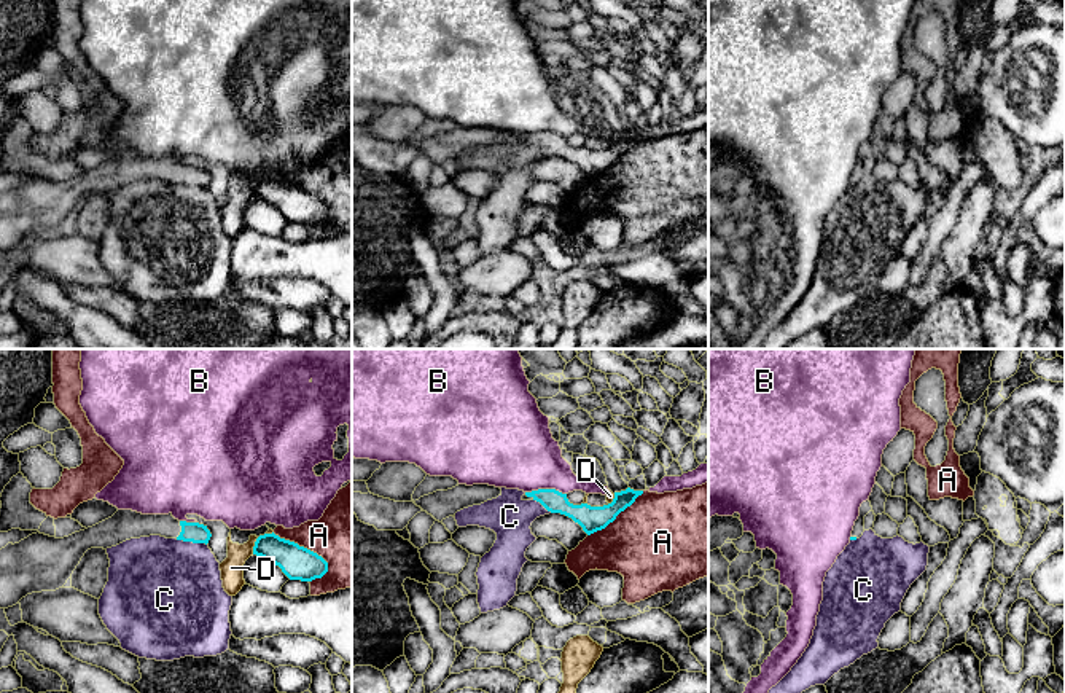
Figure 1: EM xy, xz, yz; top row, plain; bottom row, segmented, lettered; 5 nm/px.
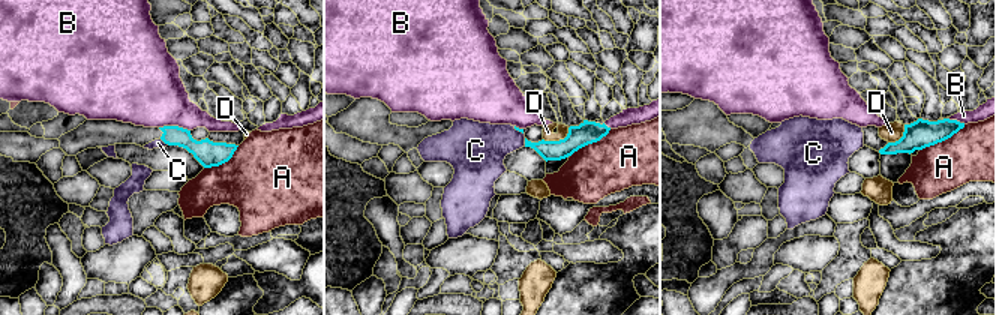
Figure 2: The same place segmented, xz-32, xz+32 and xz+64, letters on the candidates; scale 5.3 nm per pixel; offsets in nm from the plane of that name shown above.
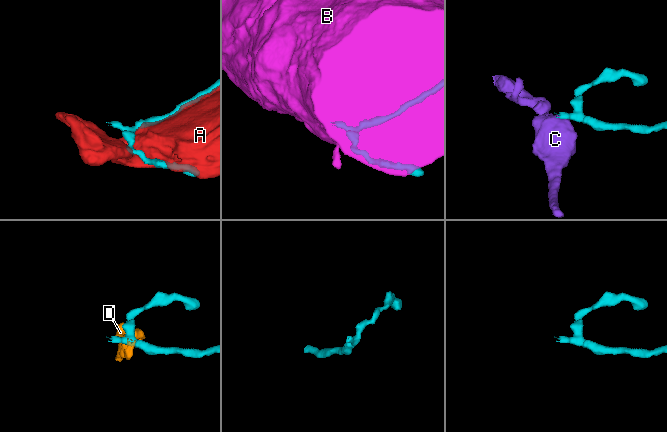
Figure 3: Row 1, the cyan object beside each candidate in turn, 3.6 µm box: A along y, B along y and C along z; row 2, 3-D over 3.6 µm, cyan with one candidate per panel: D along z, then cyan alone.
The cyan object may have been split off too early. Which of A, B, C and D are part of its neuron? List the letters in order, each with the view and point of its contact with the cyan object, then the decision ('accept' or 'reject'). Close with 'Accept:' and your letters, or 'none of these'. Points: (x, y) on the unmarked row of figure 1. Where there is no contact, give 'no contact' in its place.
A: xy (303, 190) | reject
B: xz (546, 133) | reject
C: xy (191, 184) | reject
D: xy (255, 188) | reject
Accept: none of these

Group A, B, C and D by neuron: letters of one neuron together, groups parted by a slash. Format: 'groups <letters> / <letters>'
groups A / B / C / D

